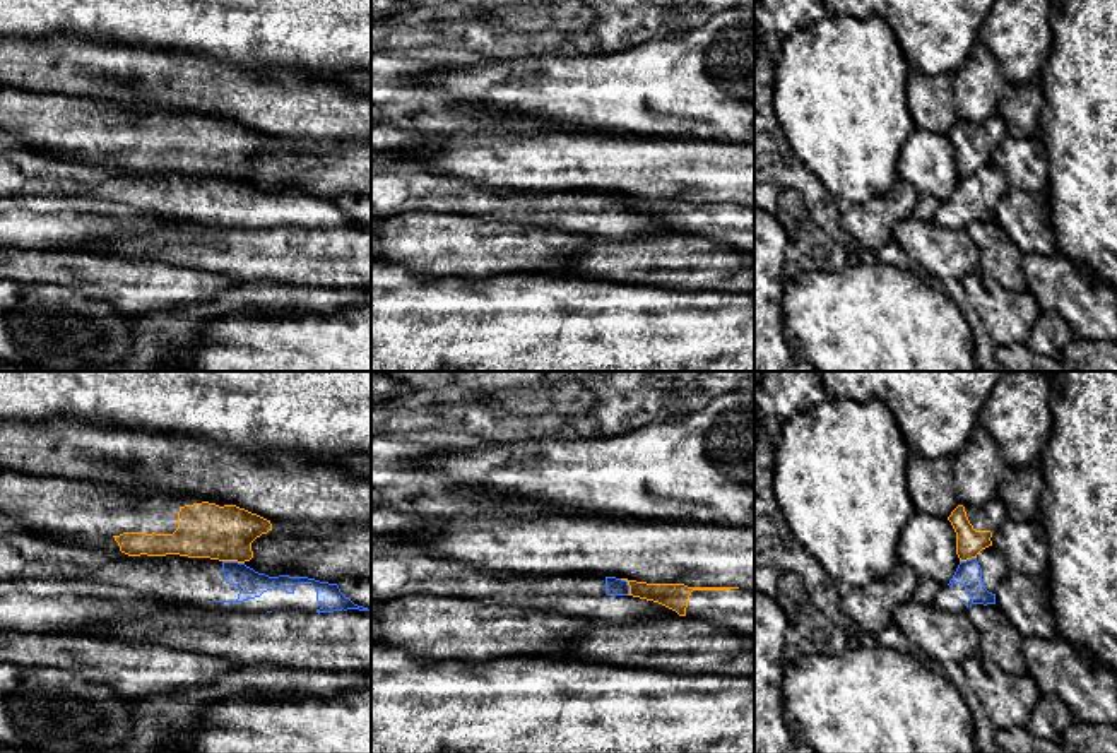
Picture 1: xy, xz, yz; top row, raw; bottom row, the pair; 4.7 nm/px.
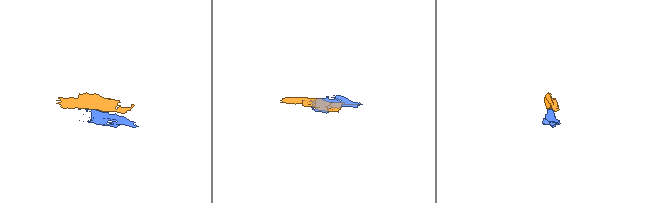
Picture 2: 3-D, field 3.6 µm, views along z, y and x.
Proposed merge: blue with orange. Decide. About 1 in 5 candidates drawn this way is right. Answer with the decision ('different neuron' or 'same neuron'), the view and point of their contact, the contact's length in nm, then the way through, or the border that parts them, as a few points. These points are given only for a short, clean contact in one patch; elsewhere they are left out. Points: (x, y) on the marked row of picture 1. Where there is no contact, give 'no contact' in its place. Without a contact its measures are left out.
different neuron; meets blue in xy at (233, 562); contact 110 nm long; border along xy (223, 560), (243, 563)

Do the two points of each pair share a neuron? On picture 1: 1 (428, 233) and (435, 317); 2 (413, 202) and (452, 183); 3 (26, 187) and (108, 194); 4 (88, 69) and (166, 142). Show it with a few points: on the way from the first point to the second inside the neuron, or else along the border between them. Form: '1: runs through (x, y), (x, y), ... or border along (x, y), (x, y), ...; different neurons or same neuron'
1: border along (394, 262), (423, 276), (472, 278); different neurons
2: runs through (423, 192), (442, 192); same neuron
3: runs through (47, 182), (88, 182); same neuron
4: border along (101, 86), (93, 83), (65, 94); different neurons

